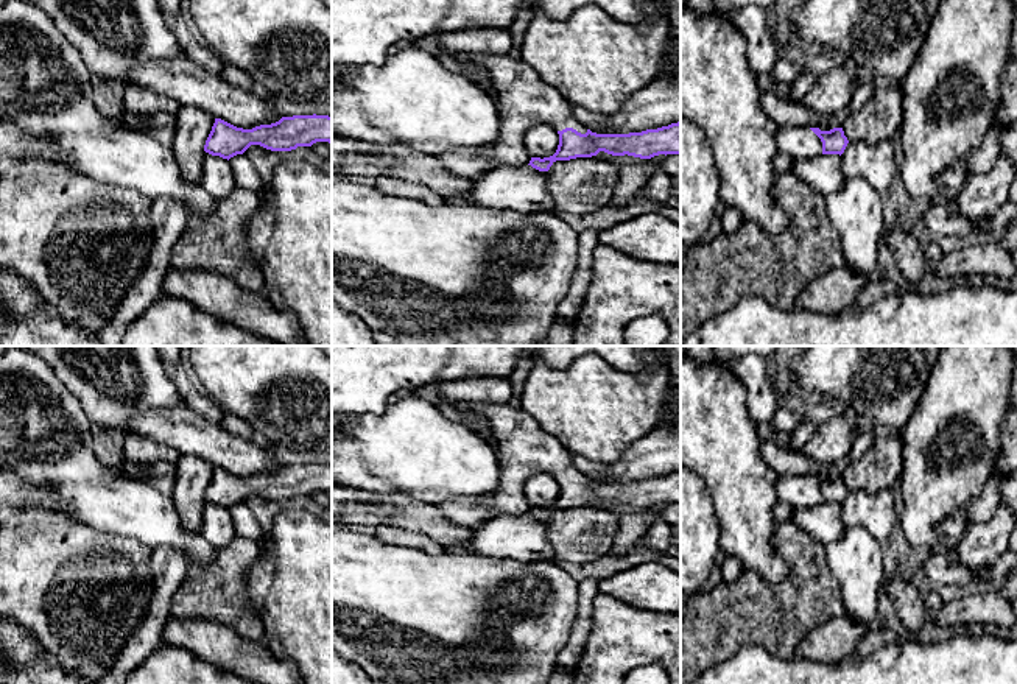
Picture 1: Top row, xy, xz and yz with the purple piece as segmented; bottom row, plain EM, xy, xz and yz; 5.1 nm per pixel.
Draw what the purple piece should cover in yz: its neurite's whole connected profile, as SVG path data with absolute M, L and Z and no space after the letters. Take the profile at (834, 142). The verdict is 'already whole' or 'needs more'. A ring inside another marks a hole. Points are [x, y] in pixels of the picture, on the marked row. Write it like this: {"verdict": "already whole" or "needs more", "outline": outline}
{"verdict": "needs more", "outline": "M779 126L776 143L780 153L797 159L813 159L821 154L843 154L849 140L843 128L821 131L810 126Z"}

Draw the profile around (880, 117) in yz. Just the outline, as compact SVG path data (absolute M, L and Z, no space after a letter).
M891 84L877 89L867 103L857 111L843 126L849 142L877 143L892 139L902 126L902 89Z

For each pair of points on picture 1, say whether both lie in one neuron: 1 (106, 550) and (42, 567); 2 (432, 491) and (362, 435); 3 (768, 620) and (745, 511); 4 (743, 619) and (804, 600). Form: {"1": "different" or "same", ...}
{"1": "same", "2": "same", "3": "different", "4": "same"}

